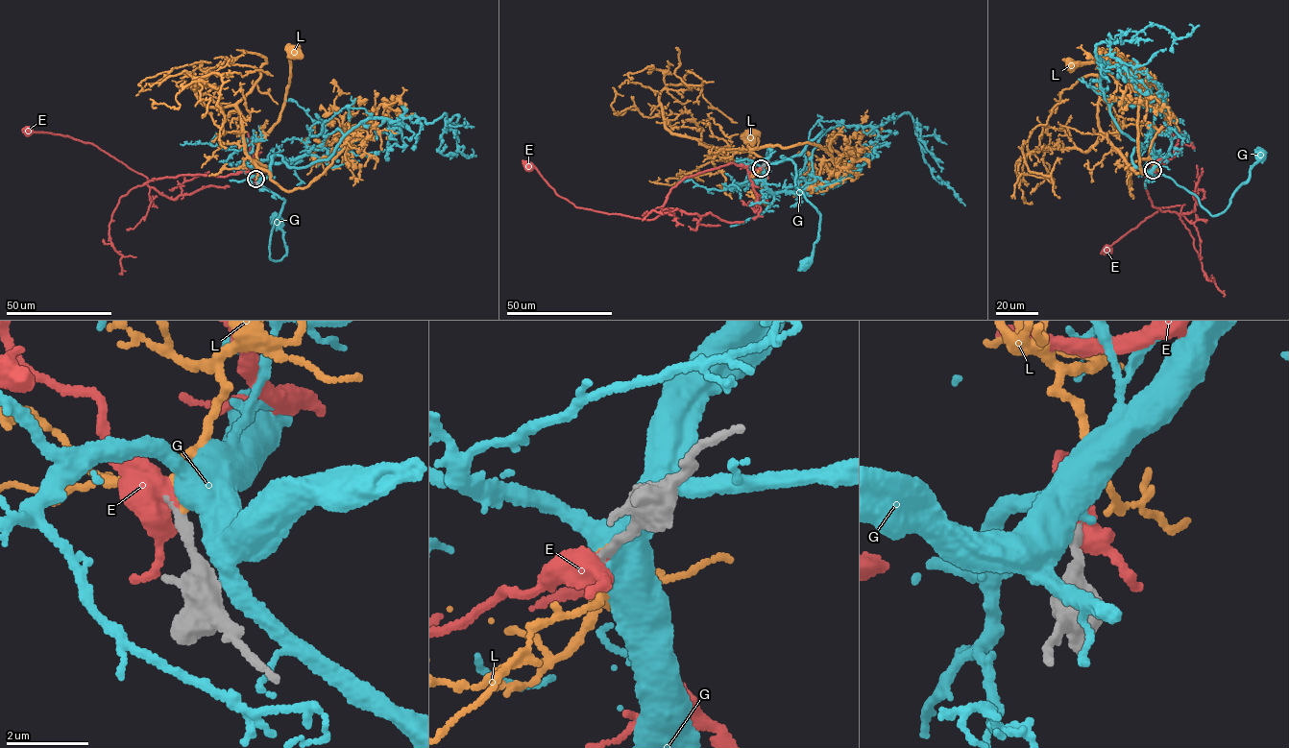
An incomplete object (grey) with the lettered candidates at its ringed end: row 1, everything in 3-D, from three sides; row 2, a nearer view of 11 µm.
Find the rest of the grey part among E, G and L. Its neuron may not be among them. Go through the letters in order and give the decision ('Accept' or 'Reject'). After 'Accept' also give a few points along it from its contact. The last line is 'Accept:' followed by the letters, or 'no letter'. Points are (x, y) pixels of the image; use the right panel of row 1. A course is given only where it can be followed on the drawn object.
E: Accept. Its course: (1153, 171), (1153, 166), (1148, 170), (1144, 183), (1152, 205), (1180, 214), (1184, 205), (1159, 208), (1101, 253)
G: Reject
L: Reject
Accept: E

